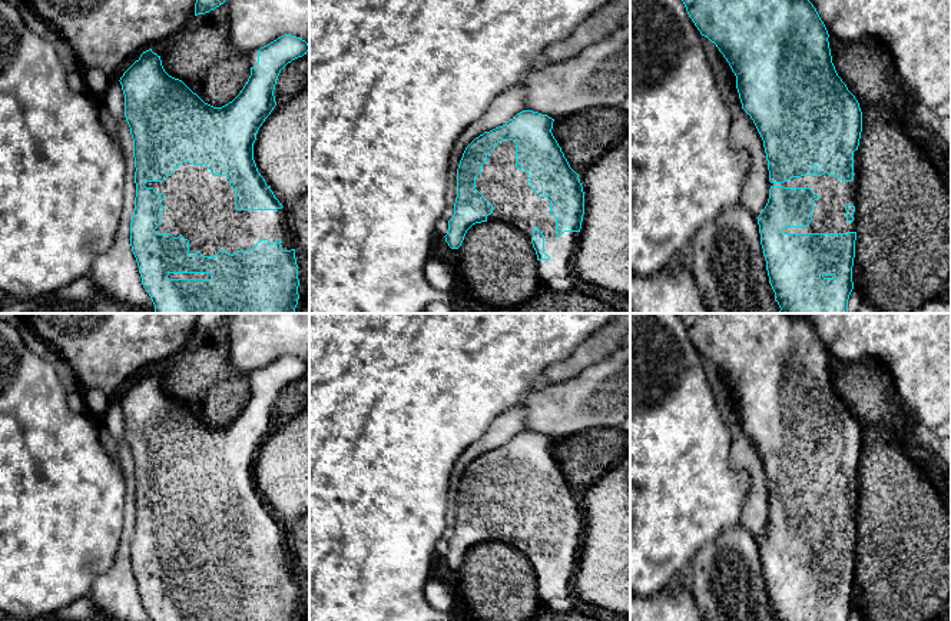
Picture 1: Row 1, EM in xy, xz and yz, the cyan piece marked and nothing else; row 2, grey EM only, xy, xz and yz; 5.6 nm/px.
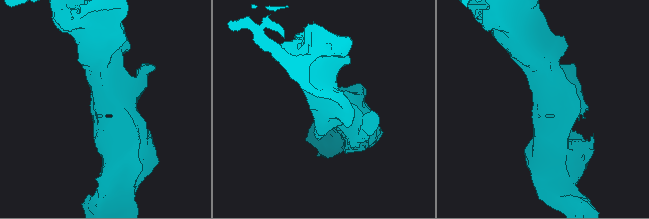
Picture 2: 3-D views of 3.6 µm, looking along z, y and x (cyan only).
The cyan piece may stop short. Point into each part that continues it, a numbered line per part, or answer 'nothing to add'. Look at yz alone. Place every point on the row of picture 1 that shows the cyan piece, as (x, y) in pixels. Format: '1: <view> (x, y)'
1: yz (828, 216)

